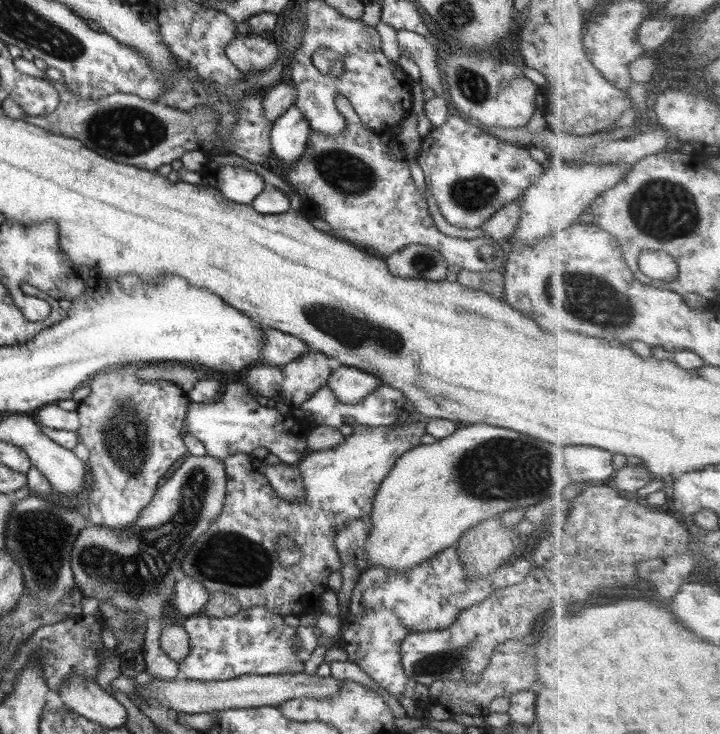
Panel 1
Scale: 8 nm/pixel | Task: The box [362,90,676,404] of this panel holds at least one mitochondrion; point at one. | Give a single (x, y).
(586, 297)

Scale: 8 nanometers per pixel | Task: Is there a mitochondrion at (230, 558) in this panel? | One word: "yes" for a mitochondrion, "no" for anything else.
yes

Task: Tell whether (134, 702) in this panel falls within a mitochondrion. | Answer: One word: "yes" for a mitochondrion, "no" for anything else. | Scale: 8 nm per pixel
no

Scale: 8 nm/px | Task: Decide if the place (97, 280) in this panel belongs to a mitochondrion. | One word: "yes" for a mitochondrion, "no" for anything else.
no

